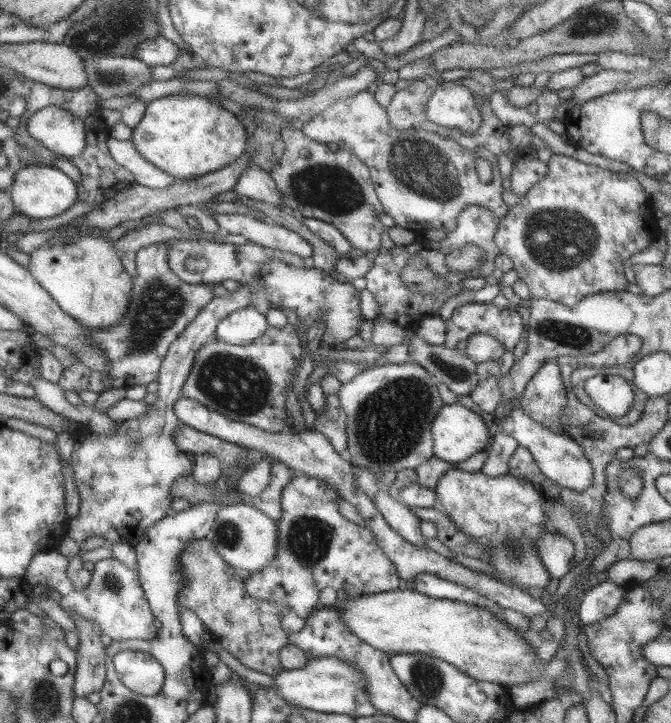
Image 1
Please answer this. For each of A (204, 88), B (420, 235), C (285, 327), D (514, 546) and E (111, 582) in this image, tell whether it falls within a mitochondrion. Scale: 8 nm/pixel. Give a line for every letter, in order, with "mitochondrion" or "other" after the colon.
A: other
B: other
C: other
D: mitochondrion
E: mitochondrion

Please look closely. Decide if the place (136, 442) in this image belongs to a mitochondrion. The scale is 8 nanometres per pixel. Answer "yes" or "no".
yes

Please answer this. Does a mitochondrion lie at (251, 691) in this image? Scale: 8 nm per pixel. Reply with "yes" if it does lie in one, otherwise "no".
no

